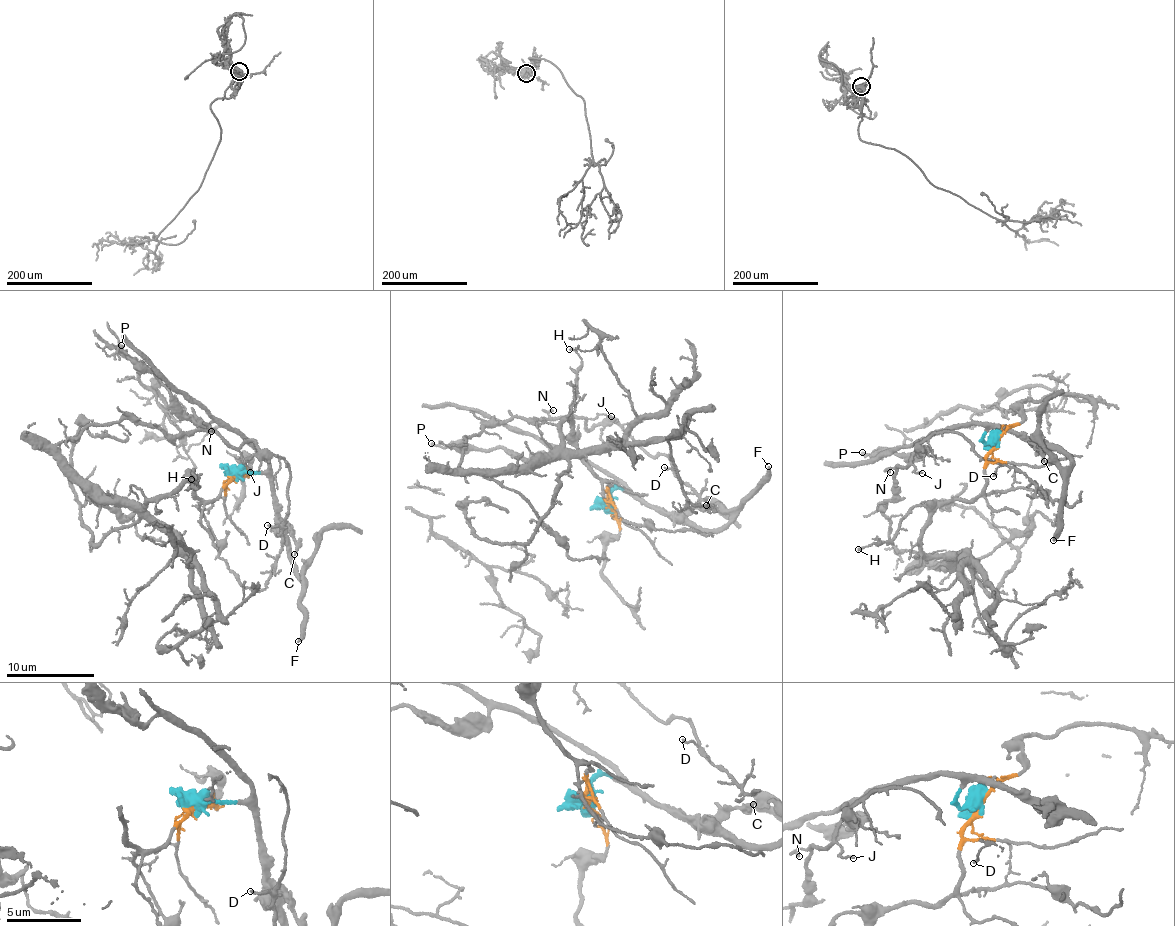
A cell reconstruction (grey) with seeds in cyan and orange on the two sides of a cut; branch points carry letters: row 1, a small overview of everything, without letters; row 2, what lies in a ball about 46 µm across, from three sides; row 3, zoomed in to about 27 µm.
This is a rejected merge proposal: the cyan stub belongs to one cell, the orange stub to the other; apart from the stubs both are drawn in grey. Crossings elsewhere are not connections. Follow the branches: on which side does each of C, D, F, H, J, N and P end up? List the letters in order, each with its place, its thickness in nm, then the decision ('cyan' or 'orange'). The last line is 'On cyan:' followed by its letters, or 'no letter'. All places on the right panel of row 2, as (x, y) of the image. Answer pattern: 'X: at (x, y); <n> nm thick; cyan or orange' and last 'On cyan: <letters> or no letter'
C: at (1044, 461); 240 nm thick; cyan
D: at (993, 476); 110 nm thick; orange
F: at (1053, 540); 320 nm thick; cyan
H: at (858, 549); 150 nm thick; orange
J: at (922, 473); 80 nm thick; orange
N: at (890, 472); 130 nm thick; orange
P: at (862, 452); 140 nm thick; cyan
On cyan: C, F, P

